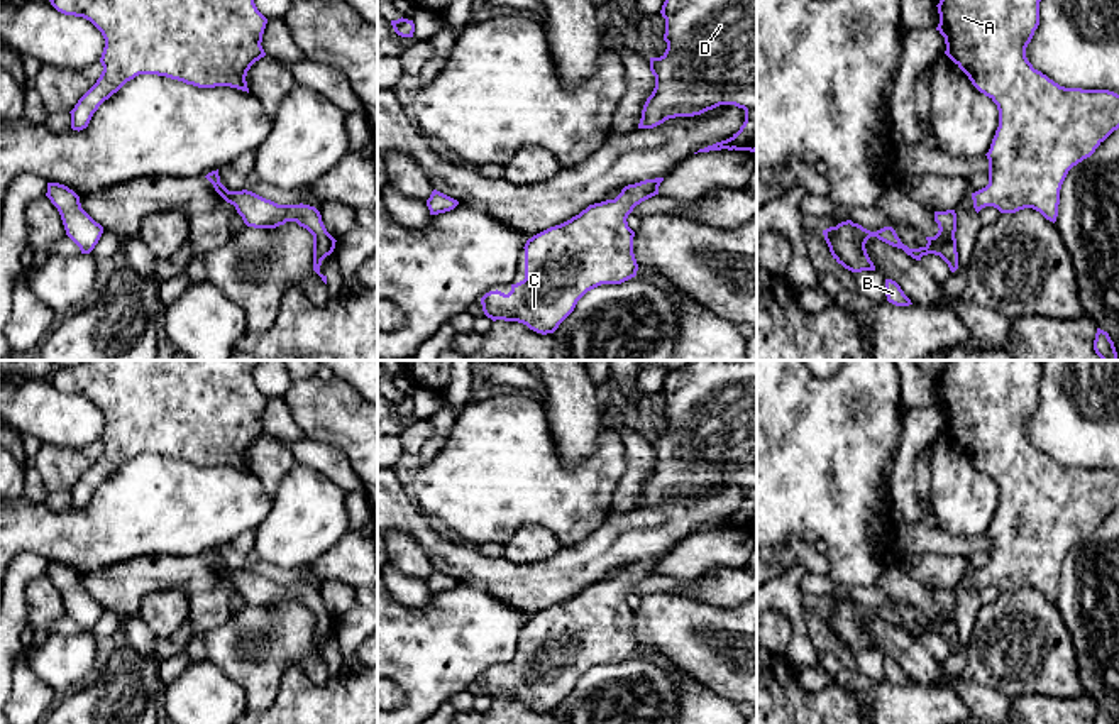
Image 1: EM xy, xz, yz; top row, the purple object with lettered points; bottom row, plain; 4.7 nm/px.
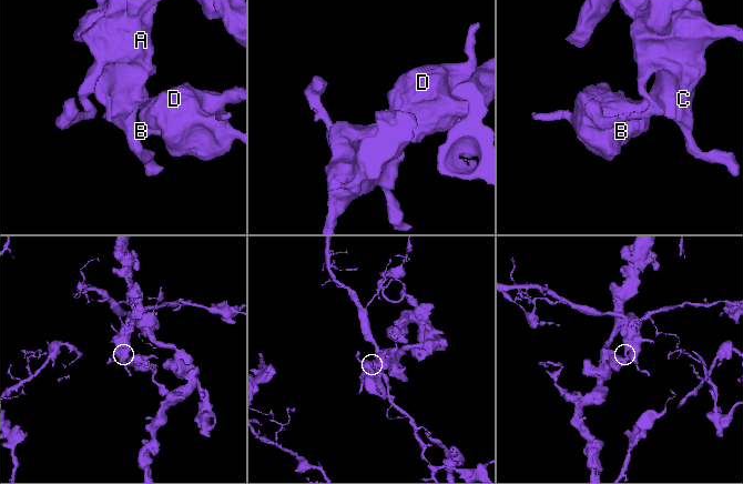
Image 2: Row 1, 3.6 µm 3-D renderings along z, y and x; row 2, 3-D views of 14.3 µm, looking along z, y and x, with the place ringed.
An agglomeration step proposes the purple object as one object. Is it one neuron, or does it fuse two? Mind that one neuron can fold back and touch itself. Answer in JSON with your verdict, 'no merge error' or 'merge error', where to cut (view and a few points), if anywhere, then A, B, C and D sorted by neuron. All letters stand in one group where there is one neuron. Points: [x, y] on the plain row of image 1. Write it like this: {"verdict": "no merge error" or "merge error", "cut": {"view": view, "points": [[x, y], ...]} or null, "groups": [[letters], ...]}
{"verdict": "no merge error", "cut": null, "groups": [["A", "B", "C", "D"]]}

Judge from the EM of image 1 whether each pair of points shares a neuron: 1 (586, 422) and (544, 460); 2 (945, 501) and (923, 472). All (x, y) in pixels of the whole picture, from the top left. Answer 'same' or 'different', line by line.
1: different
2: different

